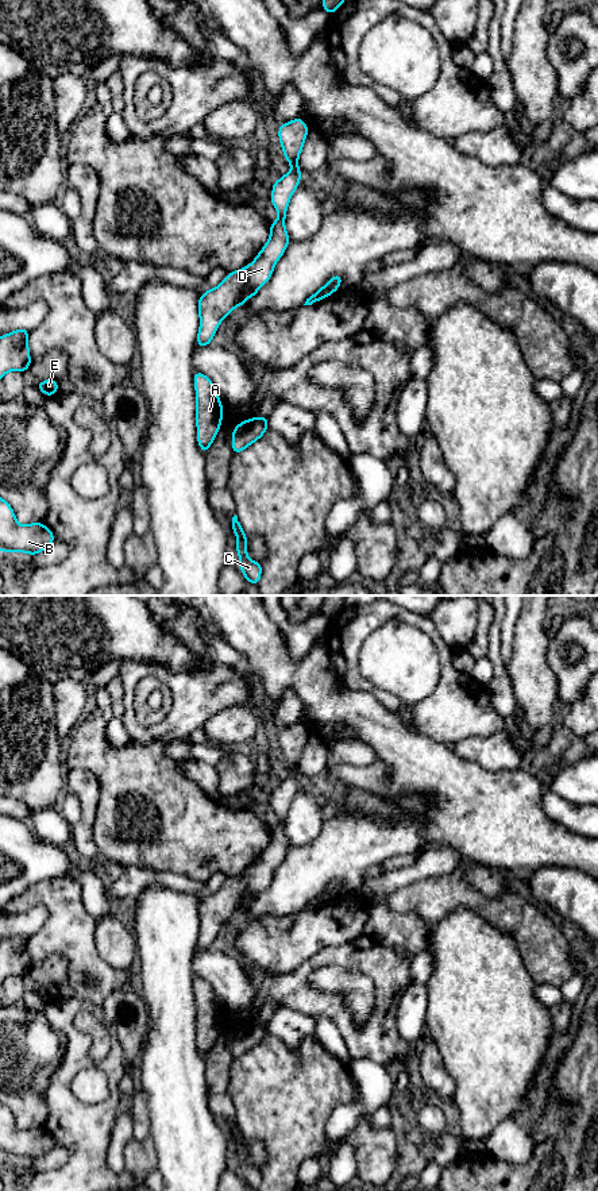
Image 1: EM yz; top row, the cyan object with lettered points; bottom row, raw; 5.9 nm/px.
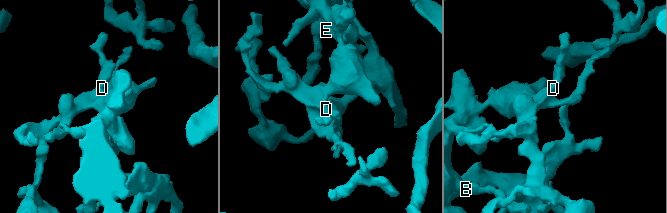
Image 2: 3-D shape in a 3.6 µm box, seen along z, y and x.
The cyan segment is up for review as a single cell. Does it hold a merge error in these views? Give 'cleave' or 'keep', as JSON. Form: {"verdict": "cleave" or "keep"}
{"verdict": "cleave"}

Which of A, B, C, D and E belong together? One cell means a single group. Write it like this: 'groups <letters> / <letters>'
groups A B D E / C

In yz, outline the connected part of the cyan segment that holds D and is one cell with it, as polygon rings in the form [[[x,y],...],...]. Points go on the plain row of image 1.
[[[301,722],[279,731],[279,749],[292,775],[273,787],[270,806],[278,818],[278,824],[270,828],[269,845],[255,864],[246,872],[228,878],[220,890],[208,894],[198,903],[200,933],[197,951],[209,951],[220,928],[236,911],[243,911],[248,902],[254,903],[256,897],[262,894],[273,880],[278,864],[283,860],[290,848],[289,839],[285,833],[285,824],[289,806],[301,786],[298,762],[308,737],[309,733]]]

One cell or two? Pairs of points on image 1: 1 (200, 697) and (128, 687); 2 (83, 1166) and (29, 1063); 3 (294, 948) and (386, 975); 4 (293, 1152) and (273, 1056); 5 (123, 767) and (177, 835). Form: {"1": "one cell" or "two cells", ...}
{"1": "one cell", "2": "two cells", "3": "two cells", "4": "one cell", "5": "one cell"}

